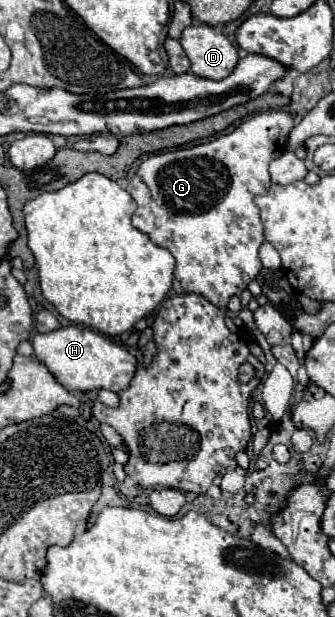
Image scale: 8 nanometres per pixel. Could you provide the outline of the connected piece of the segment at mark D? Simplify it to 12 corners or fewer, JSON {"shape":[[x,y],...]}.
{"shape":[[194,22],[180,44],[192,72],[222,80],[238,64],[224,34]]}

